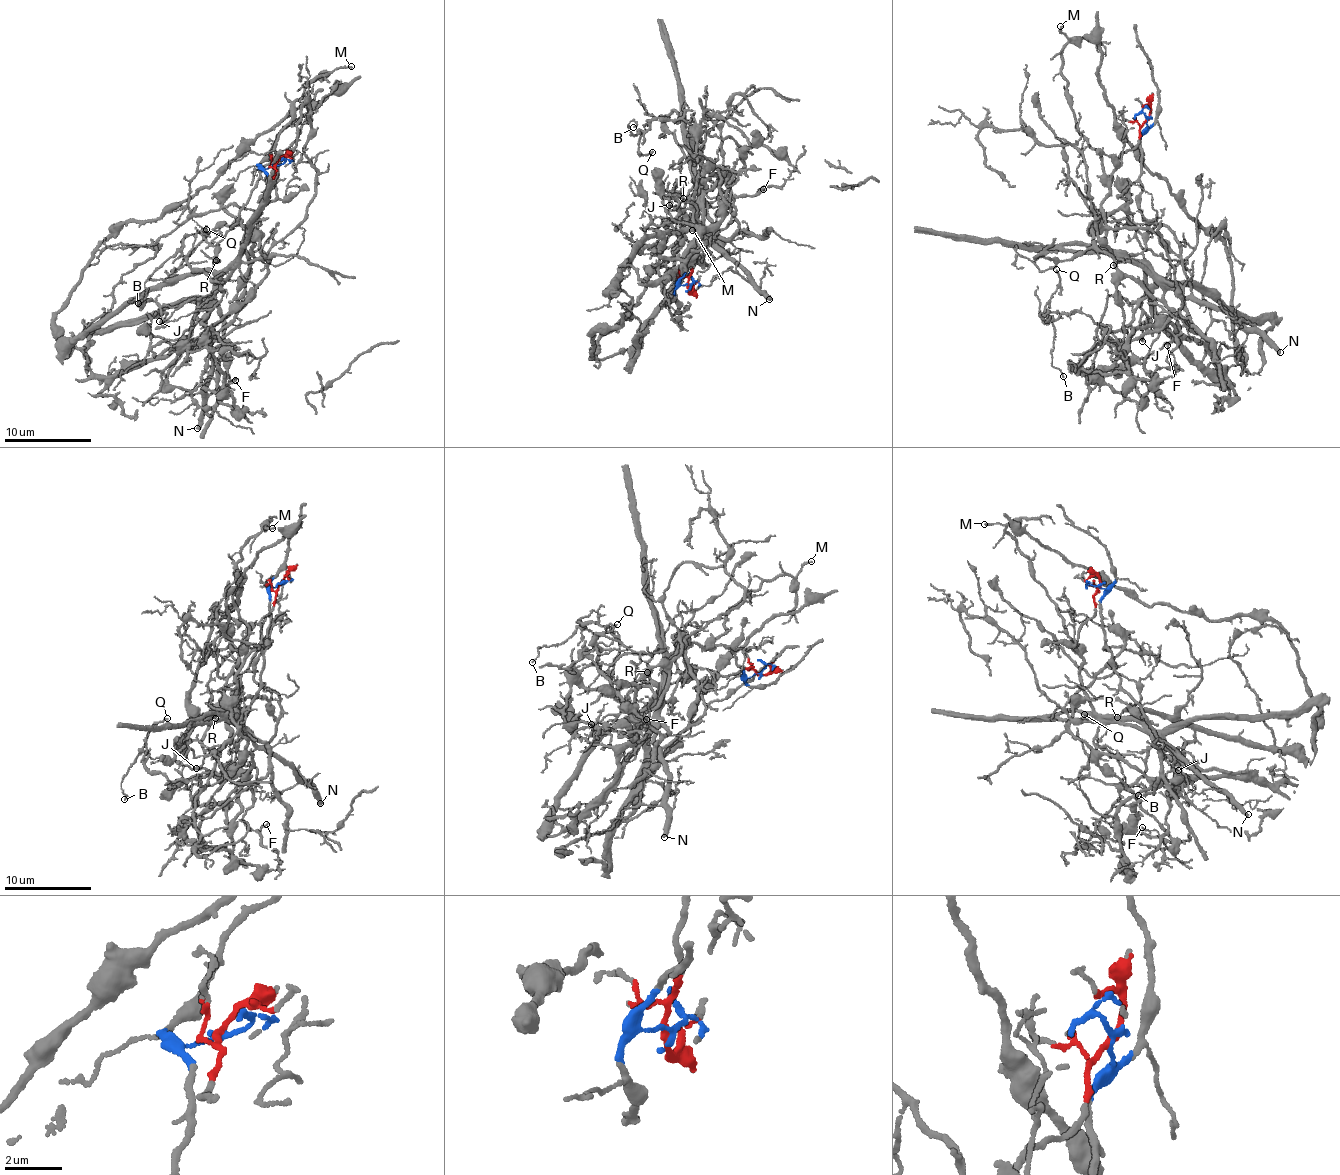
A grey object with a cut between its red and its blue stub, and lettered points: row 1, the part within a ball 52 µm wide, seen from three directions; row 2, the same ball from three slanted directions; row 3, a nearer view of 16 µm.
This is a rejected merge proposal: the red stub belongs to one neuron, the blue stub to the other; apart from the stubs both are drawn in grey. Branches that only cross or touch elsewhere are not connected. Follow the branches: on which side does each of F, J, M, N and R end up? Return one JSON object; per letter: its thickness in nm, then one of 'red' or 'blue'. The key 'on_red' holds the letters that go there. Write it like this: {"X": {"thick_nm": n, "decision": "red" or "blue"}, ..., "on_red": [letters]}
{"F": {"thick_nm": 120, "decision": "blue"}, "J": {"thick_nm": 180, "decision": "red"}, "M": {"thick_nm": 170, "decision": "red"}, "N": {"thick_nm": 400, "decision": "blue"}, "R": {"thick_nm": 120, "decision": "red"}, "on_red": ["J", "M", "R"]}

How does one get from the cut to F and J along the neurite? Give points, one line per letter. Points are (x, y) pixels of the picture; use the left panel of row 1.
F: (275, 165), (242, 244), (245, 289), (191, 328), (211, 343), (203, 383), (235, 380)
J: (275, 165), (274, 199), (236, 258), (222, 272), (196, 270), (146, 293), (179, 307), (160, 322)

